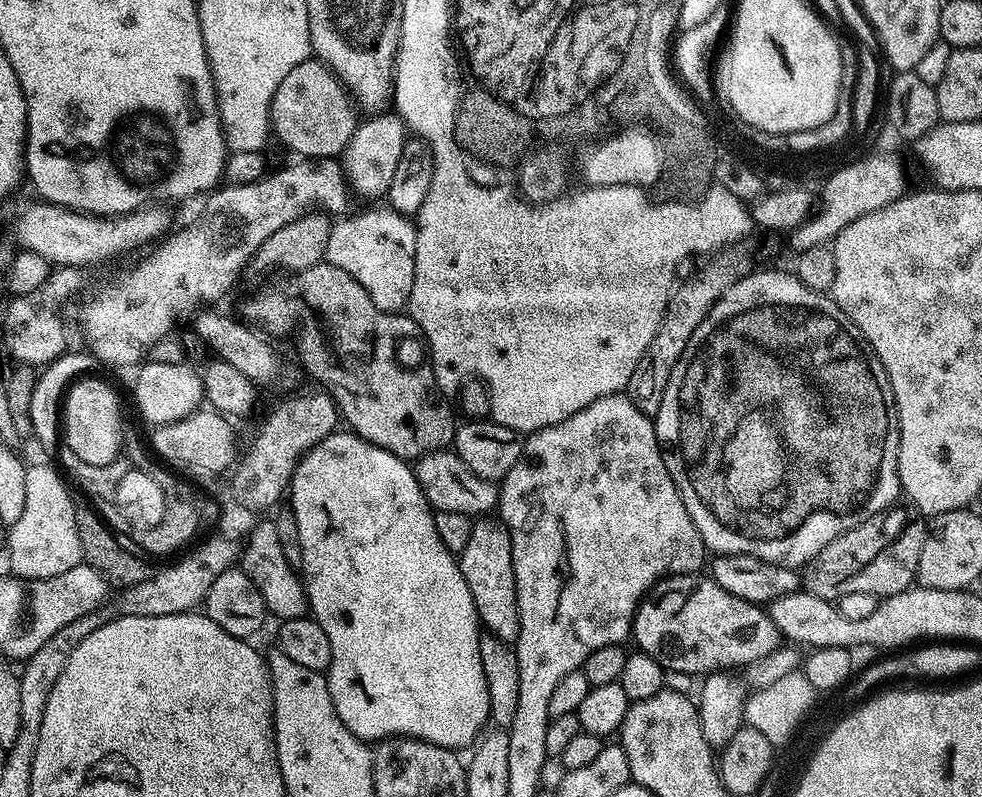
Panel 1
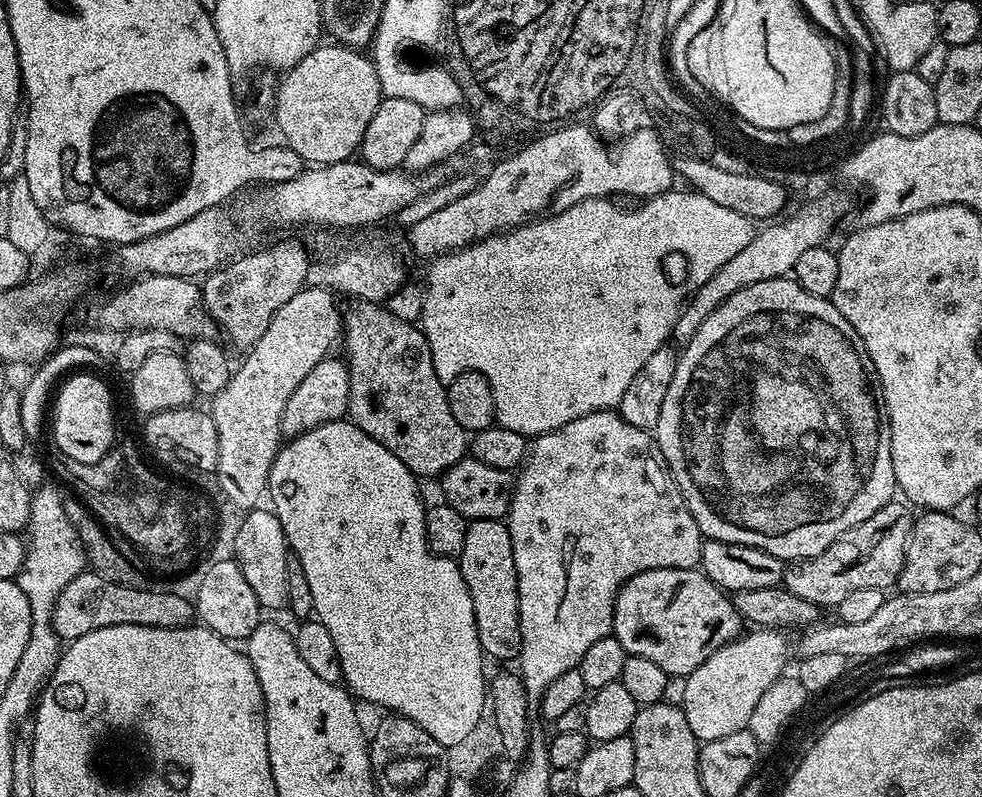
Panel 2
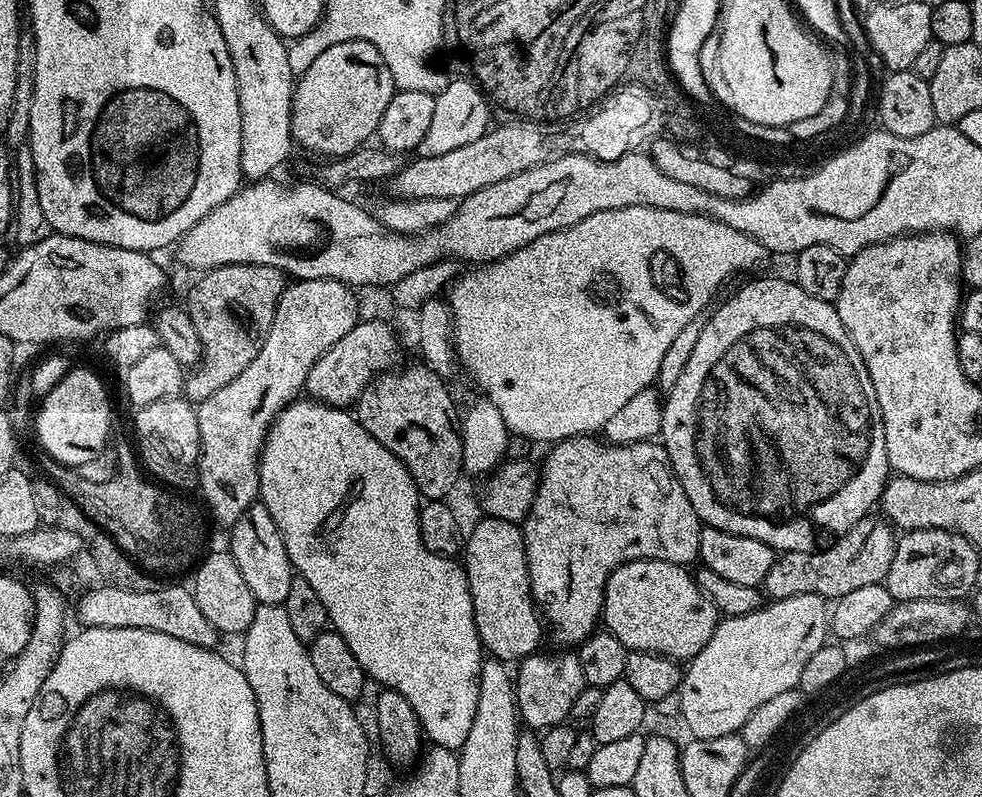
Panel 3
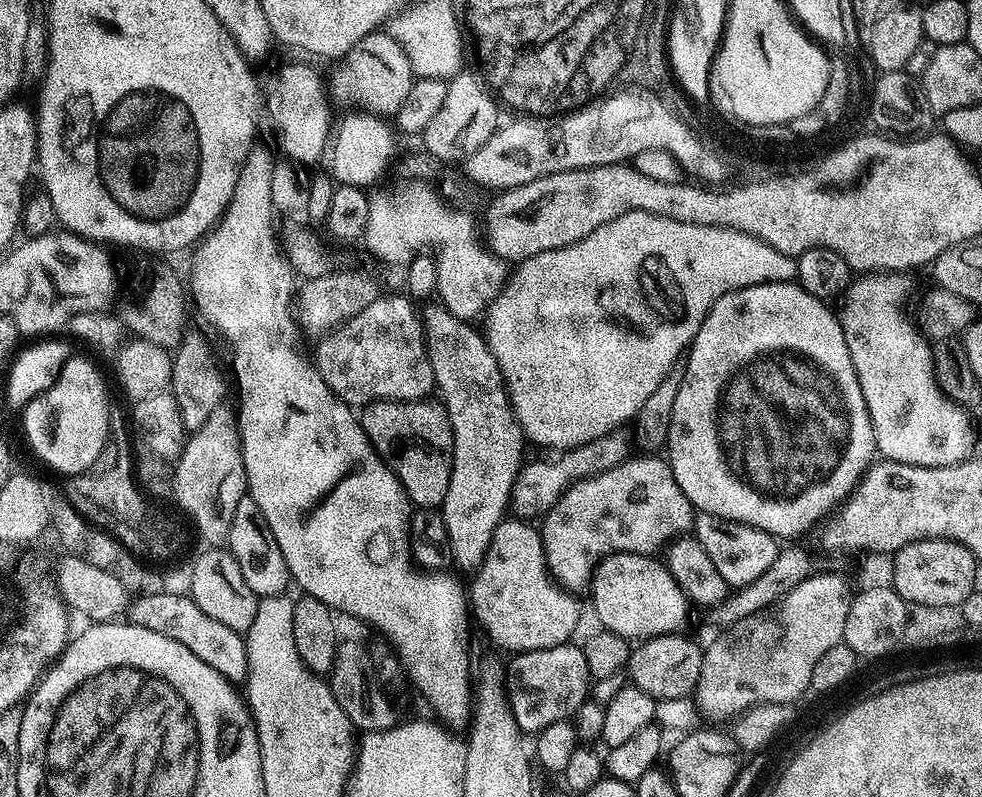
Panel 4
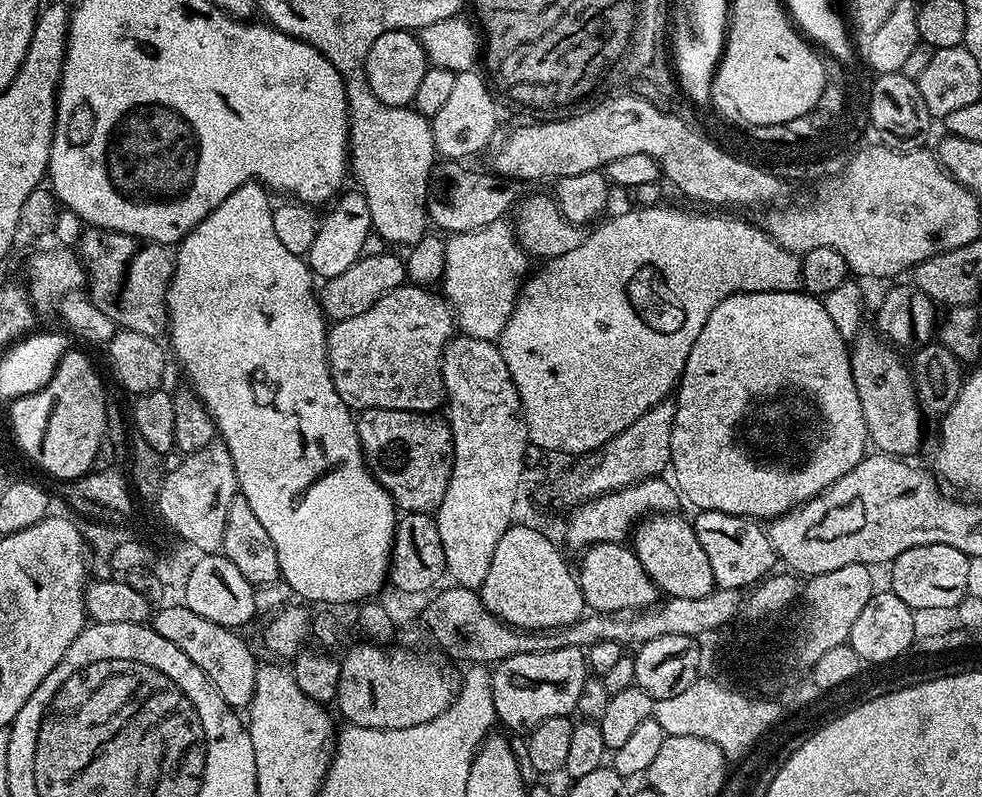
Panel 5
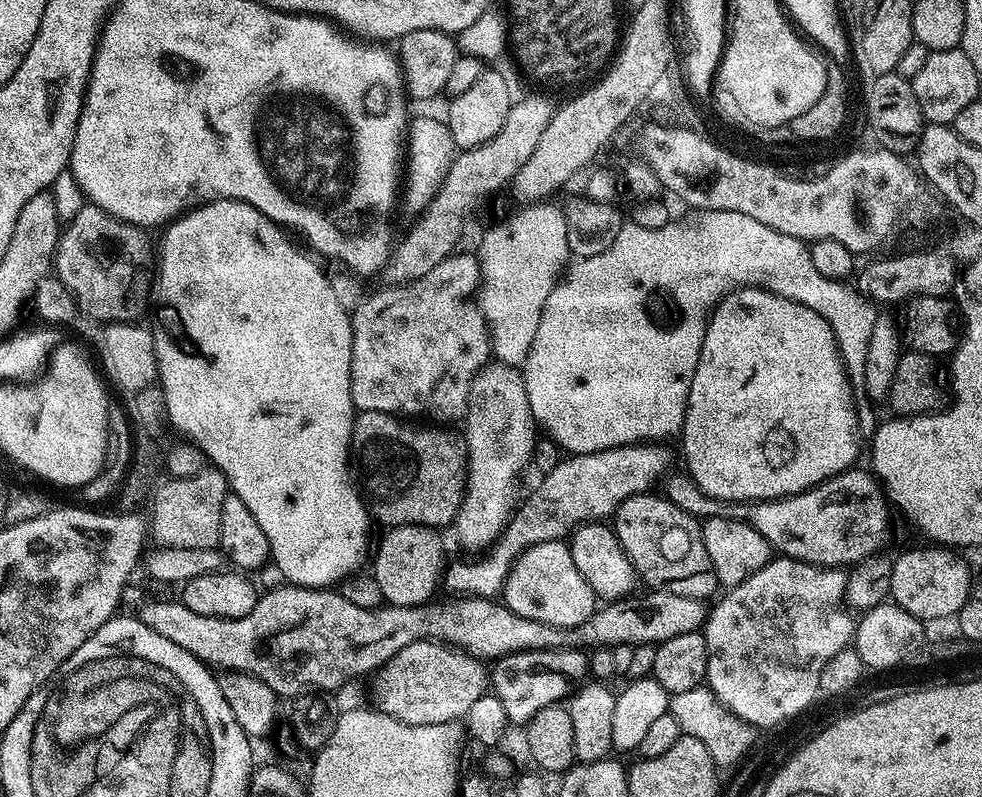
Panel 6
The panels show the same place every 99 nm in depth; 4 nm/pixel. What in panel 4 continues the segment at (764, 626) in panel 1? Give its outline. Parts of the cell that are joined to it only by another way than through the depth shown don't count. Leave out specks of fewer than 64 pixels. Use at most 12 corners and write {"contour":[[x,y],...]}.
{"contour":[[655,555],[592,573],[601,629],[629,642],[685,631],[690,601]]}

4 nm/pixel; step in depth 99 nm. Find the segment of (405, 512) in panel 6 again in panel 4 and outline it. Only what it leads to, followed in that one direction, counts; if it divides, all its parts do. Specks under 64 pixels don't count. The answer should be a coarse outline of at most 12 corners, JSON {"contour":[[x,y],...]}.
{"contour":[[376,400],[360,424],[416,508],[439,509],[454,434],[444,405]]}

